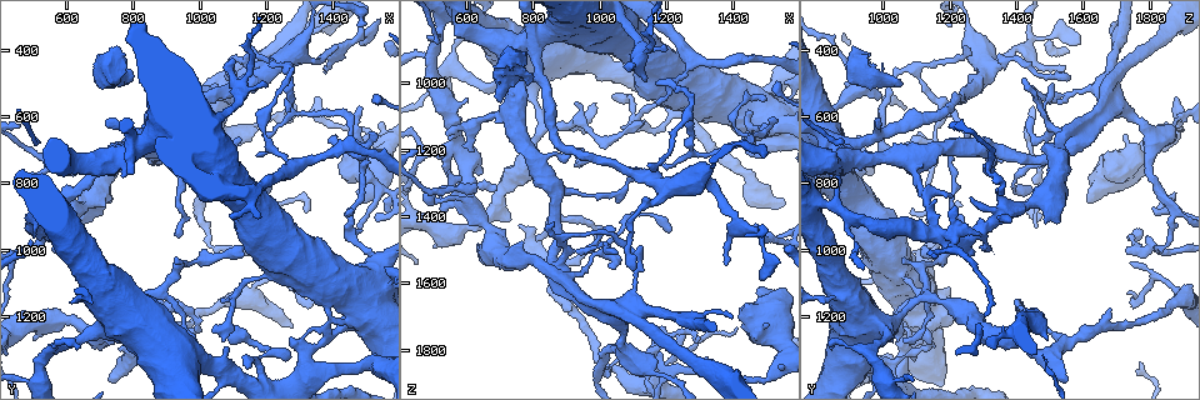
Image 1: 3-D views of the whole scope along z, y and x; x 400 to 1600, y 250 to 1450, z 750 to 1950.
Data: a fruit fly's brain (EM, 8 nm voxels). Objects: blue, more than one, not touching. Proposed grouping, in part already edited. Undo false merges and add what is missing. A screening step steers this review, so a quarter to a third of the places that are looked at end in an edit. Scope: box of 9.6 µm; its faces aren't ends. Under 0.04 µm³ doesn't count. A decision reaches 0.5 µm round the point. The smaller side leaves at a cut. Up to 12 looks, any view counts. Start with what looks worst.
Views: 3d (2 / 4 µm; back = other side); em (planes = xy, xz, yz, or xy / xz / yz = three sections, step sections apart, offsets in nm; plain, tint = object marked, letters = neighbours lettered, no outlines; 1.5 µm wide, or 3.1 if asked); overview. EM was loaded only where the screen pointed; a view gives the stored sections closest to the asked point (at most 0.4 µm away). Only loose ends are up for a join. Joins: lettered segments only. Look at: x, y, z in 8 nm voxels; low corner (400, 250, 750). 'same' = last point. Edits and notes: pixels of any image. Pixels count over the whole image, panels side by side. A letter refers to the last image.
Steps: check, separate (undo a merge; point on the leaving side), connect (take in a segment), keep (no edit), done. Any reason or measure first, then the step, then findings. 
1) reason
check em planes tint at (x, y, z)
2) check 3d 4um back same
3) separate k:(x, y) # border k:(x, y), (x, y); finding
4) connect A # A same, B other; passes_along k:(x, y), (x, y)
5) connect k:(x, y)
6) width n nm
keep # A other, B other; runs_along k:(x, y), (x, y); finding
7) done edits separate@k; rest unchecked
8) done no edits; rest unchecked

branch stops here
check em yz step 4 letters at (700, 510, 1050)

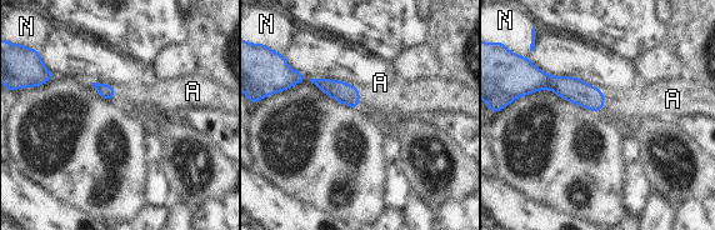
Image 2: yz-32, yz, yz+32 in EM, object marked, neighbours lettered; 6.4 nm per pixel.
check em xz step 8 letters same

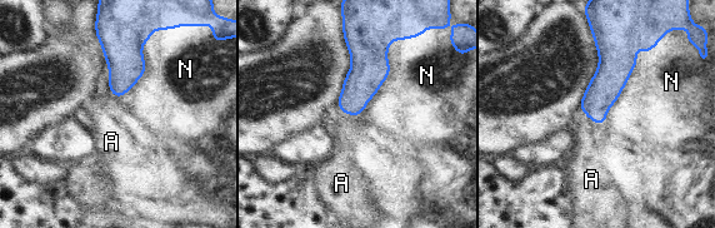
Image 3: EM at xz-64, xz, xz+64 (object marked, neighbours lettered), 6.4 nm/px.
connect A # A same, N other; it goes on there

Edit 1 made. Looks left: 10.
branch stops here
check em xz step 4 letters at (1290, 940, 1780)

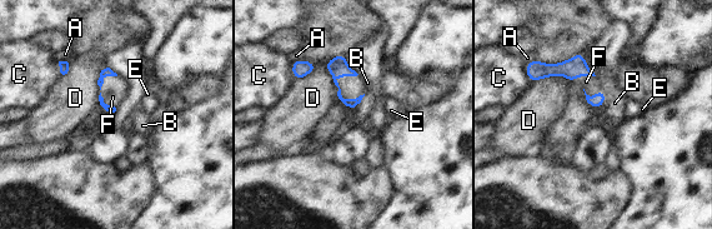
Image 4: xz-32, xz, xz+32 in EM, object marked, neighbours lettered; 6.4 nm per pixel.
check em planes letters same

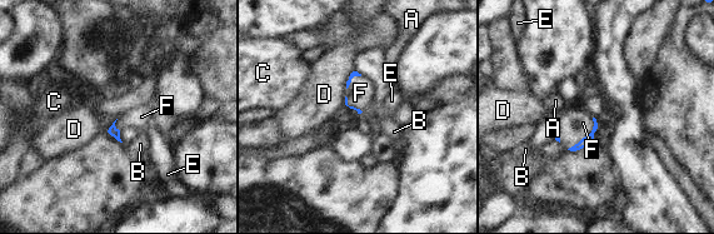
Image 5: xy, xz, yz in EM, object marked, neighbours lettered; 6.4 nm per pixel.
longest_contact F 260 nm
connect F # A other, B other, C other, D other, E other, F same; passes_along 5:(584, 143), (587, 135), (575, 122); the cell continues

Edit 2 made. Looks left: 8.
check overview

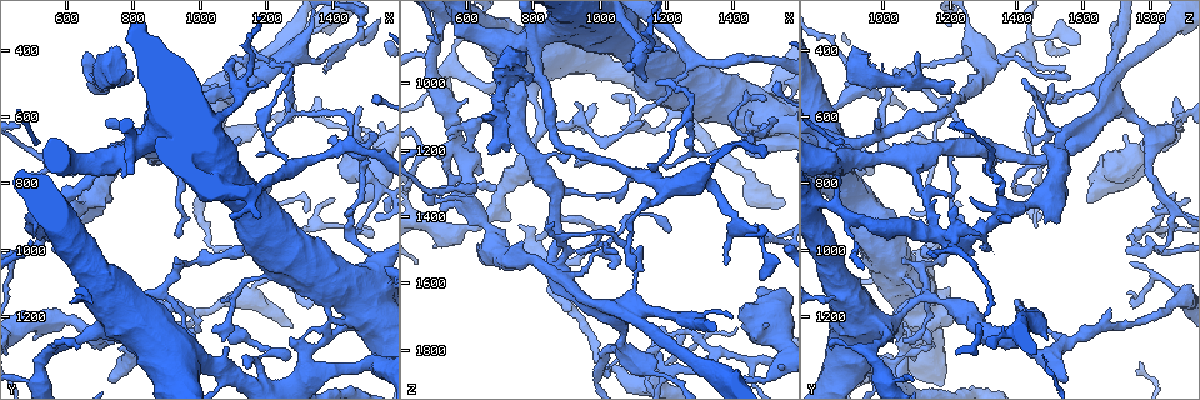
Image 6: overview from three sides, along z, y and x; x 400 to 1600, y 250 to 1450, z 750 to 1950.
branch stops here
check em xz step 8 tint at (1150, 380, 1250)

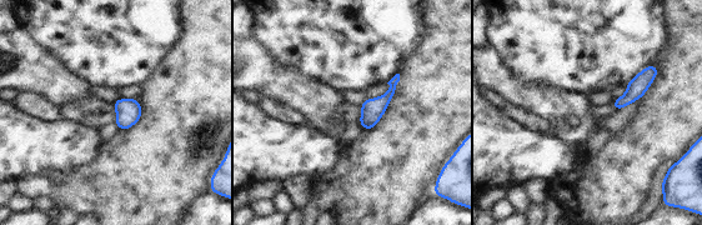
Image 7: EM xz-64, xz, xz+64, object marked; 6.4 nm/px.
check em xz step 8 letters same

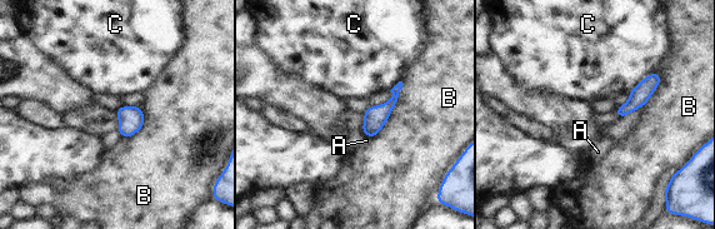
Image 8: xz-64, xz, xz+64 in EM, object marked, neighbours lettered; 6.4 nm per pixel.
keep # A other, B other, C other; no lettered segment goes on from it

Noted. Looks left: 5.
done edits connect@3, connect@5; rest unchecked

